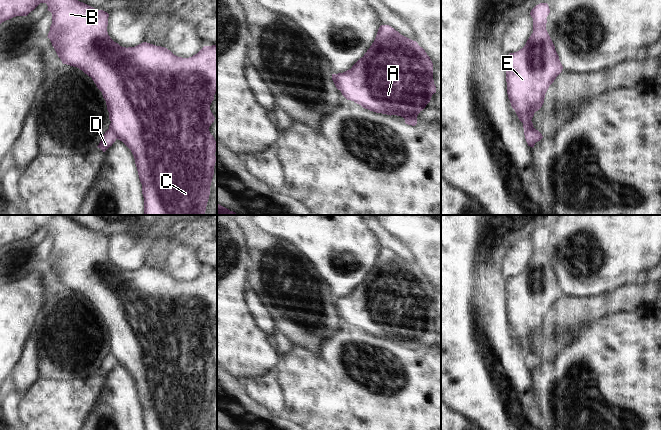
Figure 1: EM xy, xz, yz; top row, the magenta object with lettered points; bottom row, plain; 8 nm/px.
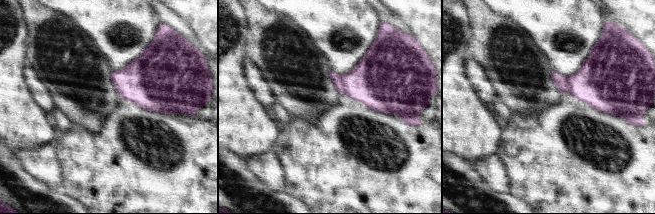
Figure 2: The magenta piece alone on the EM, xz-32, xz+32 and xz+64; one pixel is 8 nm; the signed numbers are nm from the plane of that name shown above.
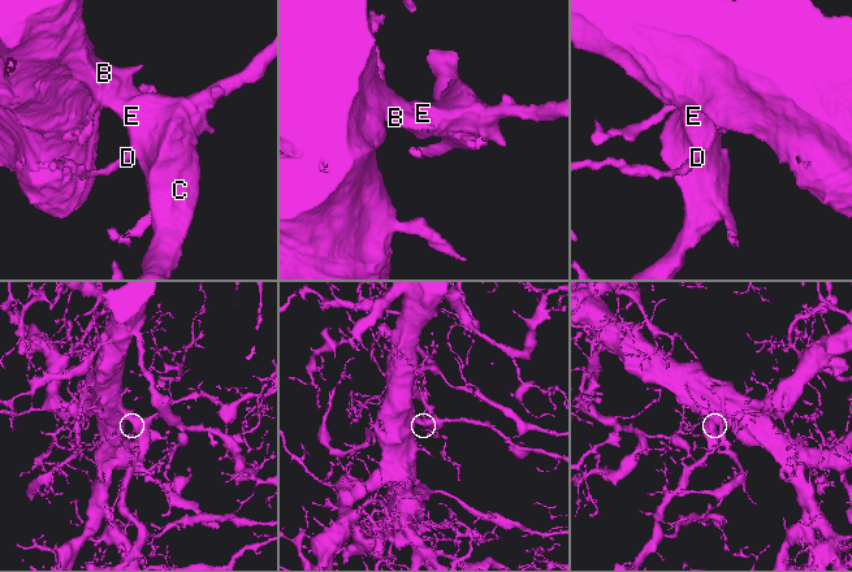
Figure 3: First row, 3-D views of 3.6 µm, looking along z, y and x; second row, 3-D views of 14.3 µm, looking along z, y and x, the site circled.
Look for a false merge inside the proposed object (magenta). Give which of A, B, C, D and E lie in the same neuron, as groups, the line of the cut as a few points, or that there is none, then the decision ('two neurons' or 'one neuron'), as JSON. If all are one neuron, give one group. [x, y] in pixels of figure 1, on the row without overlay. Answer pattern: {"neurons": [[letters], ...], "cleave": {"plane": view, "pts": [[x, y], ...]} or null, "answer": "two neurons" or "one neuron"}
{"neurons": [["A", "B", "C", "E"], ["D"]], "cleave": {"plane": "xy", "pts": [[109, 351], [117, 362]]}, "answer": "two neurons"}

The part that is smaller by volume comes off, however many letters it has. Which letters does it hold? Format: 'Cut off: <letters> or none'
Cut off: D

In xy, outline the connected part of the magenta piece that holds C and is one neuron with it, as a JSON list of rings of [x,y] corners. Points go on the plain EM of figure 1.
[[[0,215],[0,248],[16,240],[27,240],[40,227],[46,227],[48,230],[47,234],[52,237],[52,248],[47,261],[50,263],[62,287],[82,294],[92,302],[97,312],[102,316],[111,345],[109,352],[115,357],[117,363],[122,365],[131,374],[134,380],[139,403],[142,408],[144,430],[207,430],[216,386],[215,376],[217,366],[210,357],[209,351],[215,344],[210,334],[210,329],[217,316],[217,269],[204,270],[197,278],[189,282],[178,281],[165,271],[147,266],[143,266],[135,271],[122,271],[108,259],[109,238],[107,236],[80,226],[64,215]]]

